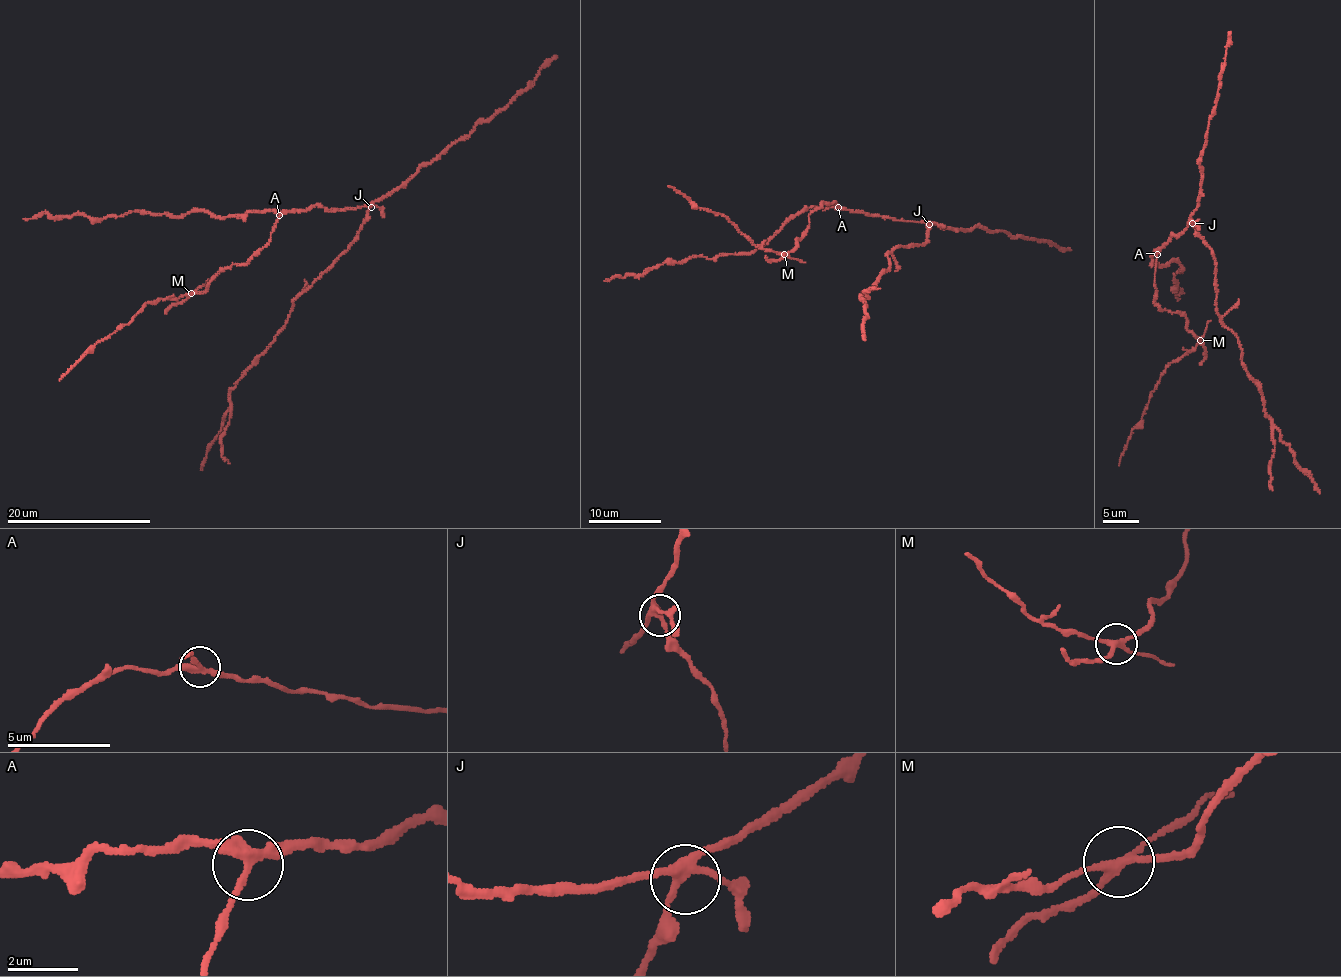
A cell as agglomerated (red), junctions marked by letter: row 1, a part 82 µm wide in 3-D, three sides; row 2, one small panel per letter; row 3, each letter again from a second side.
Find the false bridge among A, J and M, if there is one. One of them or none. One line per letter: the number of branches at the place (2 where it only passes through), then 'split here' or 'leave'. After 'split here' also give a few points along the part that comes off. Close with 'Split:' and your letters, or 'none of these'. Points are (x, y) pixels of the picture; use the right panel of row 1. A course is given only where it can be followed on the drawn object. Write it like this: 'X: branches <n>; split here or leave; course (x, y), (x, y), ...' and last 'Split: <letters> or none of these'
A: branches 3; leave
J: branches 4; leave
M: branches 4; split here; course (1201, 340), (1190, 352), (1172, 361), (1151, 392), (1141, 420), (1132, 428), (1119, 465)
Split: M

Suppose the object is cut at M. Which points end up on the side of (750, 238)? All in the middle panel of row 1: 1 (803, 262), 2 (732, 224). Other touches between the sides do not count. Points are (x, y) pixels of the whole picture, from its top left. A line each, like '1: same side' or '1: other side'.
1: same side
2: same side

